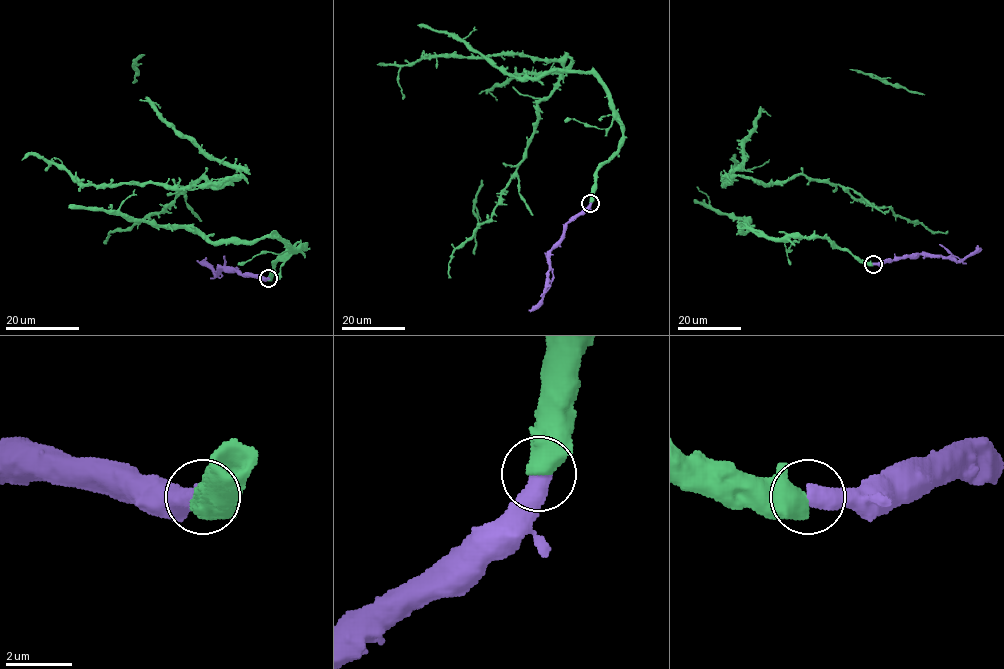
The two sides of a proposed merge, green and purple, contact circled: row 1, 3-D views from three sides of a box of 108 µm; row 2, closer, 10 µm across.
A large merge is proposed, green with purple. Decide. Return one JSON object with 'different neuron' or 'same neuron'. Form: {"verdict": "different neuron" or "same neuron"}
{"verdict": "same neuron"}

